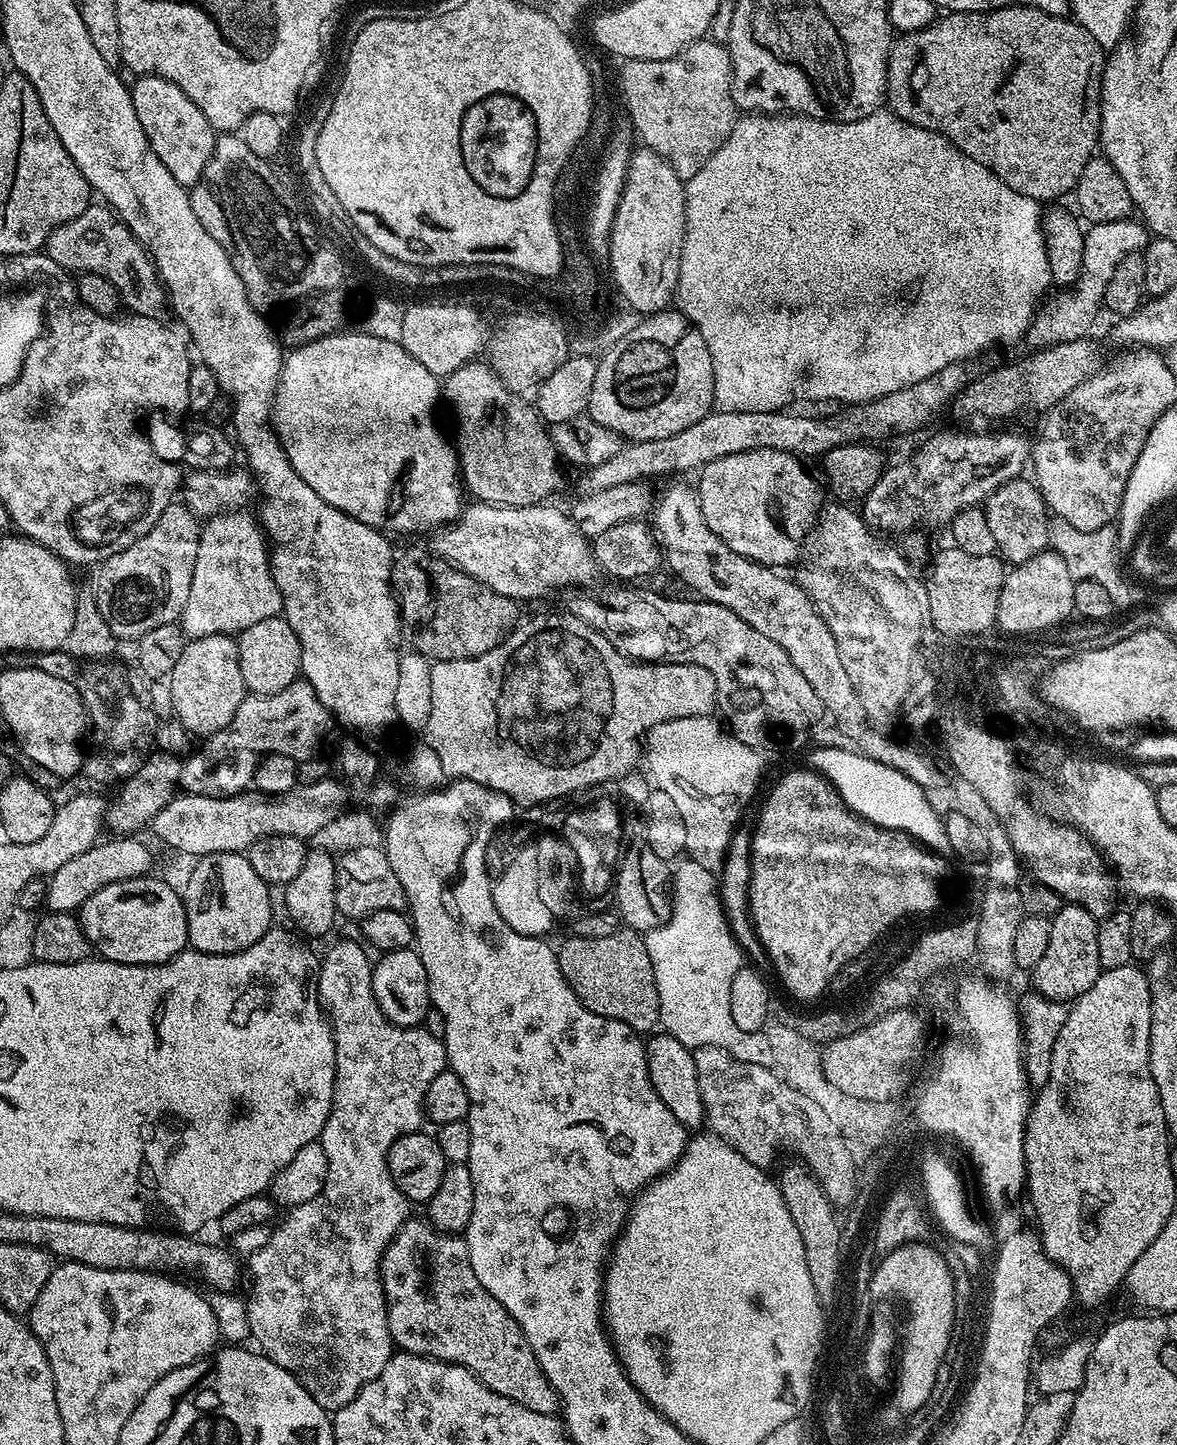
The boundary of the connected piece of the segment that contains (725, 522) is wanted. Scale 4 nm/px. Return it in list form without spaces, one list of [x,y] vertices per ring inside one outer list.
[[[754,449],[710,461],[699,473],[698,483],[700,509],[706,526],[710,526],[710,530],[730,546],[730,550],[754,562],[777,570],[784,570],[796,559],[797,563],[802,556],[802,545],[809,539],[822,507],[820,488],[815,478],[800,464],[803,464],[801,457],[780,449]]]

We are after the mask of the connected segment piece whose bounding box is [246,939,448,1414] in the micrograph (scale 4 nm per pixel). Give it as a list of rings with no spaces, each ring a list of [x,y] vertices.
[[[359,939],[340,940],[329,950],[318,964],[318,979],[320,982],[320,999],[324,1005],[326,1019],[332,1025],[332,1037],[334,1038],[334,1050],[336,1051],[336,1081],[334,1082],[334,1094],[332,1095],[332,1109],[326,1118],[326,1126],[320,1131],[319,1143],[322,1150],[326,1150],[328,1159],[328,1173],[322,1190],[310,1202],[302,1202],[298,1207],[287,1213],[288,1217],[273,1231],[272,1237],[266,1244],[250,1257],[252,1263],[252,1293],[246,1296],[248,1310],[248,1331],[251,1339],[257,1340],[259,1351],[282,1366],[330,1414],[334,1414],[342,1406],[346,1406],[354,1399],[366,1385],[378,1374],[382,1374],[382,1366],[394,1354],[392,1335],[388,1329],[388,1304],[384,1301],[384,1282],[380,1275],[380,1265],[384,1263],[384,1251],[390,1246],[390,1242],[398,1234],[398,1230],[410,1218],[410,1201],[402,1194],[402,1190],[396,1185],[396,1180],[388,1169],[388,1151],[390,1146],[399,1136],[405,1136],[411,1132],[421,1131],[422,1122],[425,1123],[425,1096],[432,1080],[445,1072],[448,1068],[448,1055],[444,1049],[444,1041],[434,1038],[434,1034],[427,1032],[423,1026],[403,1028],[386,1018],[374,998],[372,989],[372,966],[373,961],[368,960],[364,953],[365,945]]]

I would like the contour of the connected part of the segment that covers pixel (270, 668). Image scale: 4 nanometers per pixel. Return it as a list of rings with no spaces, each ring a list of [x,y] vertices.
[[[283,615],[254,622],[254,626],[239,632],[236,649],[242,682],[249,693],[258,696],[278,694],[278,690],[282,690],[301,675],[298,634],[294,634],[290,622]]]

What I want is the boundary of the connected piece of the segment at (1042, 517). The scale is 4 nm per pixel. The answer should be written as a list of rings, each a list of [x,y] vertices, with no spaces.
[[[1012,478],[1002,483],[995,492],[987,497],[984,511],[990,533],[993,534],[997,551],[1011,565],[1024,564],[1049,547],[1048,507],[1039,488],[1033,481]]]

